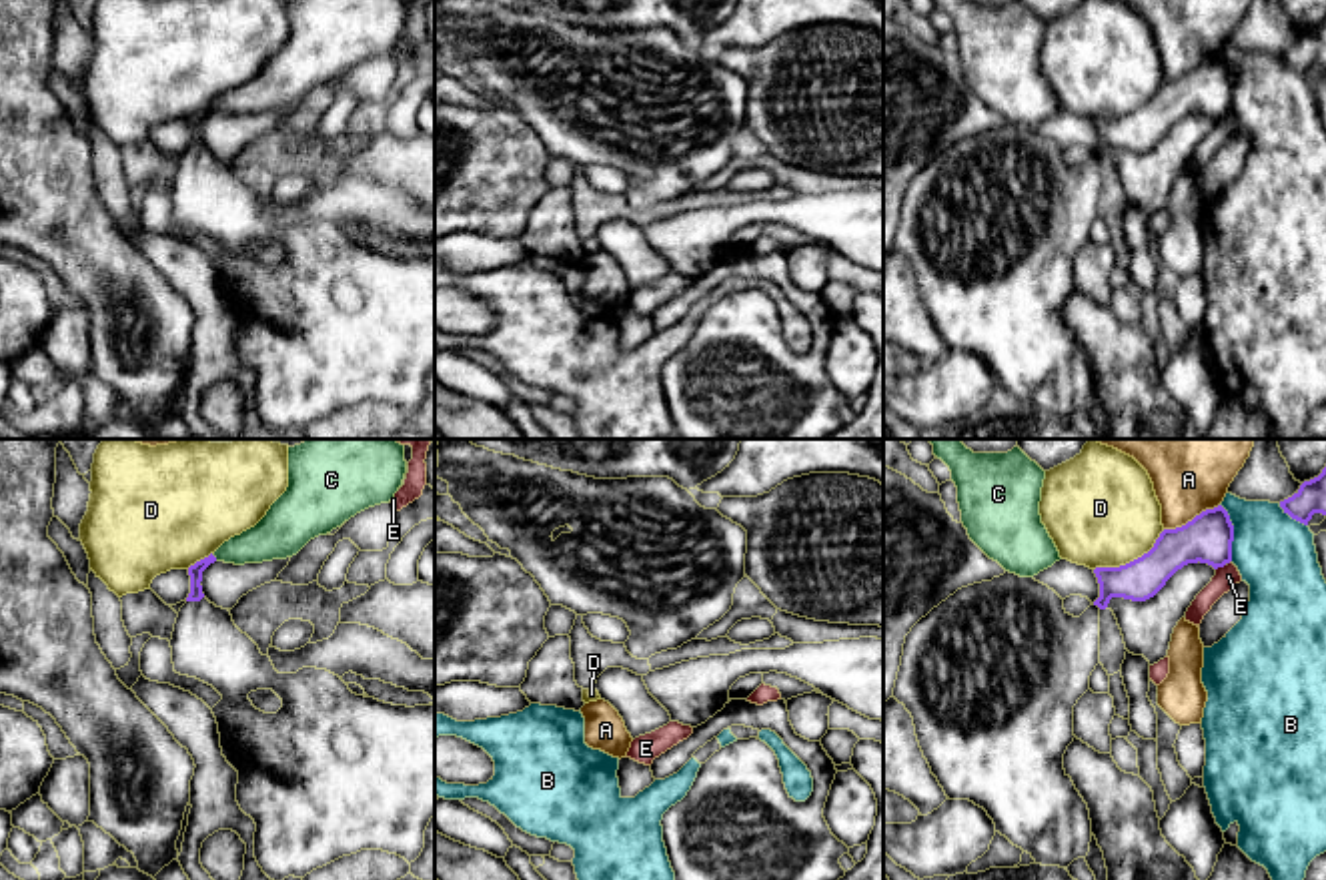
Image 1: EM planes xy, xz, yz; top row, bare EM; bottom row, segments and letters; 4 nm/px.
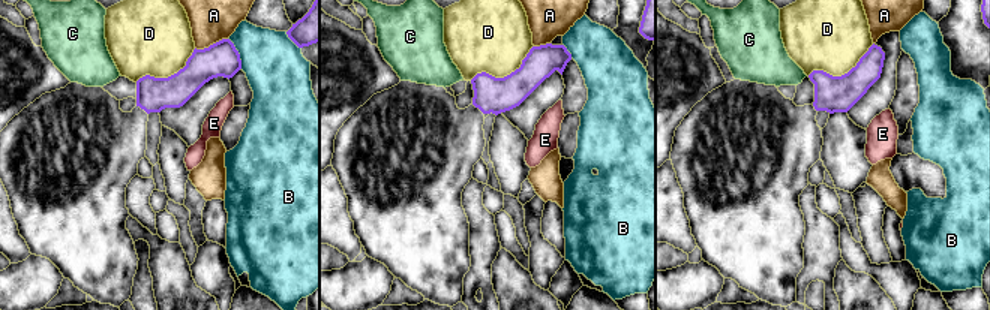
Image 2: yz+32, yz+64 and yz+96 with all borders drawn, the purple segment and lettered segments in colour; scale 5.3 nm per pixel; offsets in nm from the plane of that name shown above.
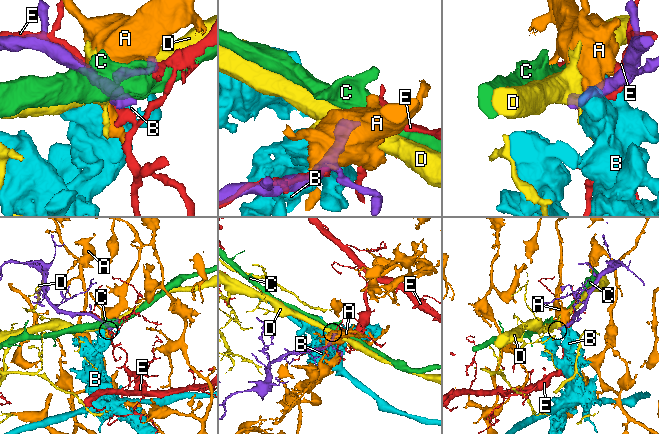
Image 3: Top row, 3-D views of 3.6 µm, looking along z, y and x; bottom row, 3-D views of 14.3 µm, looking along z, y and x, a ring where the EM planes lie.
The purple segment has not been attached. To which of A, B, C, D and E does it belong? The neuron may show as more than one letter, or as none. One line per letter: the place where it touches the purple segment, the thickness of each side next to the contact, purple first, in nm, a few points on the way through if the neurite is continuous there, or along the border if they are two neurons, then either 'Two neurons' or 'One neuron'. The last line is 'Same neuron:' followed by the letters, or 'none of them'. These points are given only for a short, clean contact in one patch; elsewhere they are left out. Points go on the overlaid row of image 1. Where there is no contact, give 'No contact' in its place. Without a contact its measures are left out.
A: Touches purple at yz (1192, 520). Thickness 190 nm (purple) against 360 nm. Two neurons
B: Touches purple at yz (1232, 532). Thickness 190 nm (purple) against 320 nm. Boundary: yz (1220, 504), (1232, 526), (1232, 560). Two neurons
C: Touches purple at xy (215, 558). Thickness 60 nm (purple) against 180 nm. Boundary: xy (211, 554), (217, 560). Two neurons
D: Touches purple at yz (1130, 562). Thickness 160 nm (purple) against 460 nm. Boundary: yz (1164, 530), (1140, 556), (1118, 566), (1098, 566), (1094, 570). Two neurons
E: Touches purple at yz (1220, 566). Thickness 190 nm (purple) against 90 nm. Two neurons
Same neuron: none of them

